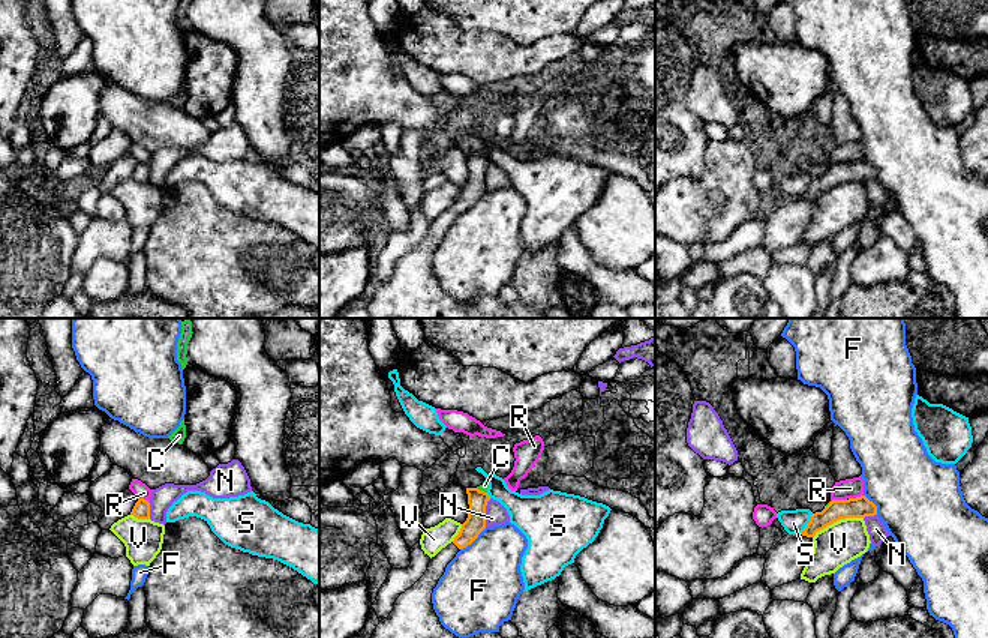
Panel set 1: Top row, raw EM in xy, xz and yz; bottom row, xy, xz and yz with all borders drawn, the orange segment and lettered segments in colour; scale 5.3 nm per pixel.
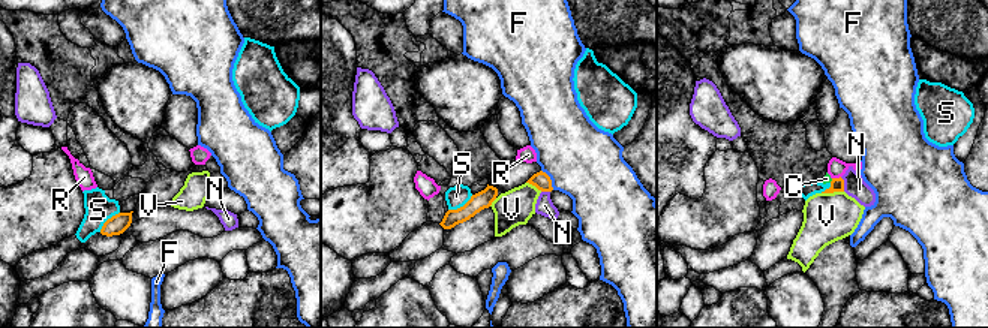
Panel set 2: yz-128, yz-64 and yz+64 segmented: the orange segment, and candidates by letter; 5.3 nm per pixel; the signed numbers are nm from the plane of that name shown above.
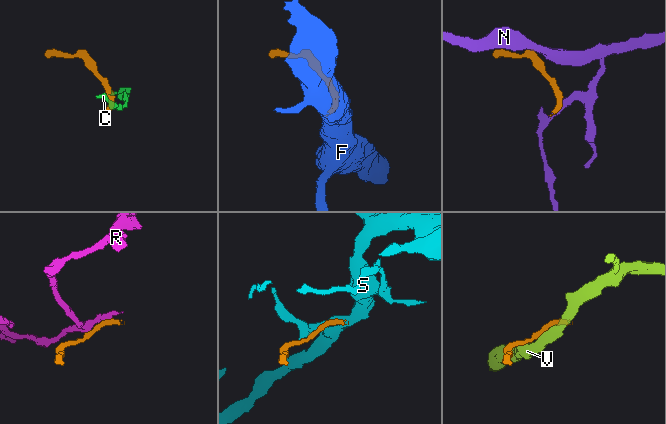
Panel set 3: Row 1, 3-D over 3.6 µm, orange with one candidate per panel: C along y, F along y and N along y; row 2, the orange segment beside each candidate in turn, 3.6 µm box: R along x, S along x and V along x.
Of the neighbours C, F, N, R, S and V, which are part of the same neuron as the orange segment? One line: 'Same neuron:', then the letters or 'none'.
Same neuron: none

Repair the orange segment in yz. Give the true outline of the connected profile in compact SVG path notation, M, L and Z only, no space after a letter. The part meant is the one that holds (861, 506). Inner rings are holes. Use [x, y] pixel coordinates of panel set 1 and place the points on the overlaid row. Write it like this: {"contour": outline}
{"contour": "M865 495L849 500L832 500L822 512L811 515L810 522L801 533L807 537L814 537L817 531L846 518L865 518L877 515L877 506Z"}

